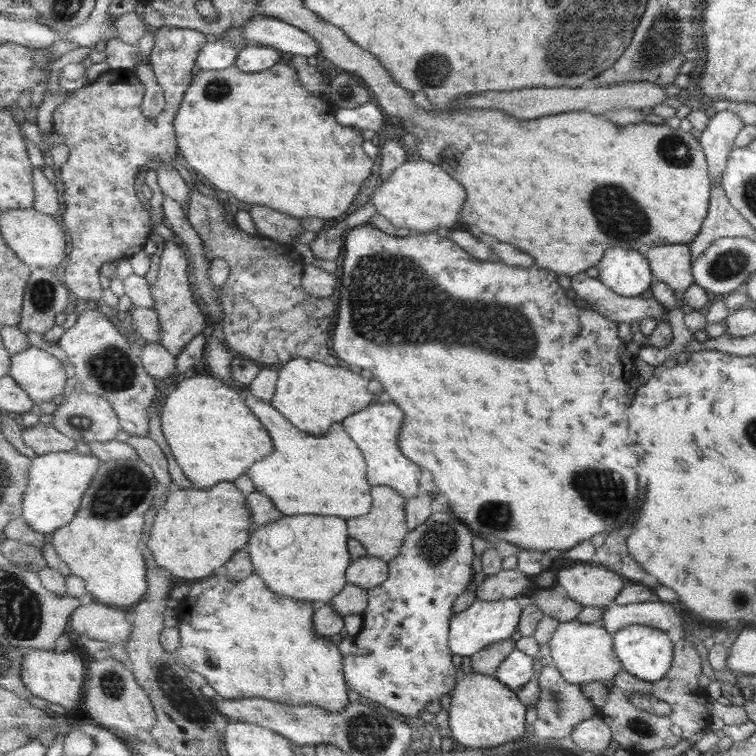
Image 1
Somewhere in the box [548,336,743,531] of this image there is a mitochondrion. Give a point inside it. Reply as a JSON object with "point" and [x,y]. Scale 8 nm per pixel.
{"point":[607,496]}

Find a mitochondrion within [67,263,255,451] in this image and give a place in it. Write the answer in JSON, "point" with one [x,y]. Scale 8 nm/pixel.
{"point":[112,369]}

